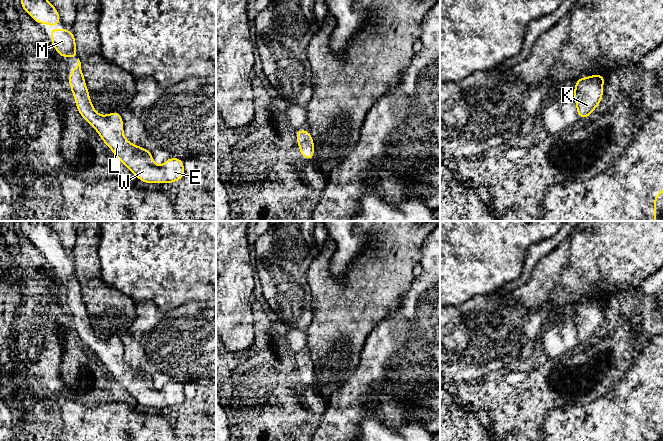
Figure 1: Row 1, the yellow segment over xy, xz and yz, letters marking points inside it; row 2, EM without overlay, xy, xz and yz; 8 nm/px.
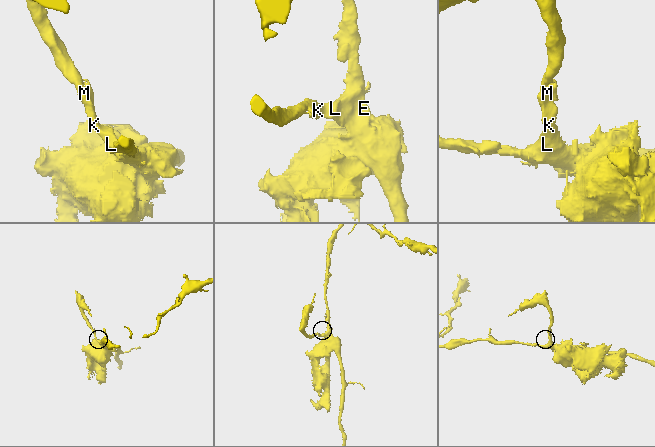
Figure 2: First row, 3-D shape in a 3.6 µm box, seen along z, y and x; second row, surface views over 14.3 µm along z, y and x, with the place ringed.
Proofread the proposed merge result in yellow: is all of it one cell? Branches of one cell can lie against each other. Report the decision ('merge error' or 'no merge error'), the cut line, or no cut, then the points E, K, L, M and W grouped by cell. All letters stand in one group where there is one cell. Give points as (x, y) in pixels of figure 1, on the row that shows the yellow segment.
no merge error | no cut | E K L M W

